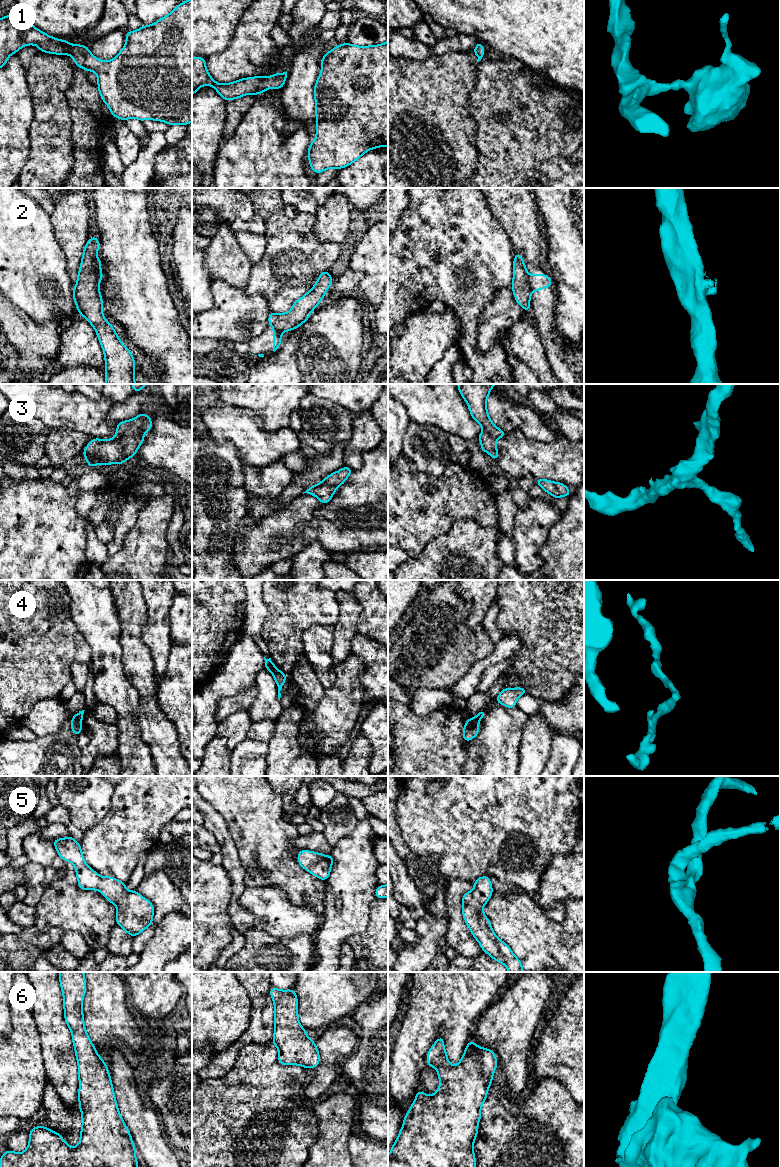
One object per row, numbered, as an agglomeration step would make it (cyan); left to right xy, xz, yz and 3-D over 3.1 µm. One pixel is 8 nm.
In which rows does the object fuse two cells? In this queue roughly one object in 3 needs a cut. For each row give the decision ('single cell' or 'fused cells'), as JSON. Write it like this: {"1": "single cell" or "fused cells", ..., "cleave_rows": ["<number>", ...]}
{"1": "single cell", "2": "fused cells", "3": "single cell", "4": "fused cells", "5": "single cell", "6": "single cell", "cleave_rows": ["2", "4"]}

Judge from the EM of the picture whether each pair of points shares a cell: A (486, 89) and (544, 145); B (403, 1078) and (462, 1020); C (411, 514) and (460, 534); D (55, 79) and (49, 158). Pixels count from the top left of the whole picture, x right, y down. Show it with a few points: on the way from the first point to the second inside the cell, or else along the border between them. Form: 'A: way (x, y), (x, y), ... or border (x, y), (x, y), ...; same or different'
A: way (502, 102), (533, 133); same
B: way (408, 1057), (411, 1046), (438, 1019), (441, 1019); same
C: border (470, 519), (457, 519), (446, 532), (429, 543); different
D: way (50, 99), (50, 138); same

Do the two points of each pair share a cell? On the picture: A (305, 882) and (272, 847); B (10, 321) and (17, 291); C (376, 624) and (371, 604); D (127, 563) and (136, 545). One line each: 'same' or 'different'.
A: same
B: different
C: same
D: same

